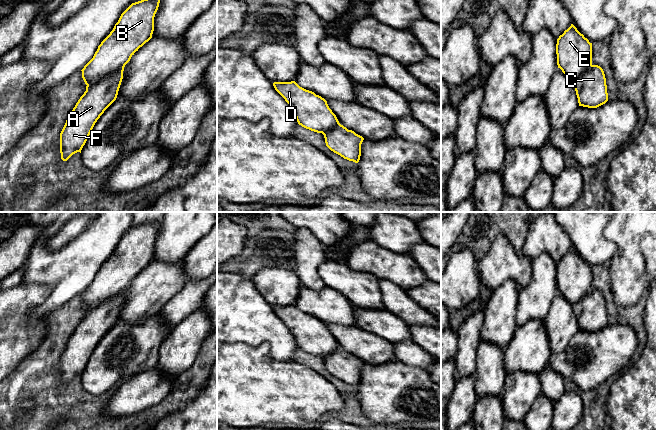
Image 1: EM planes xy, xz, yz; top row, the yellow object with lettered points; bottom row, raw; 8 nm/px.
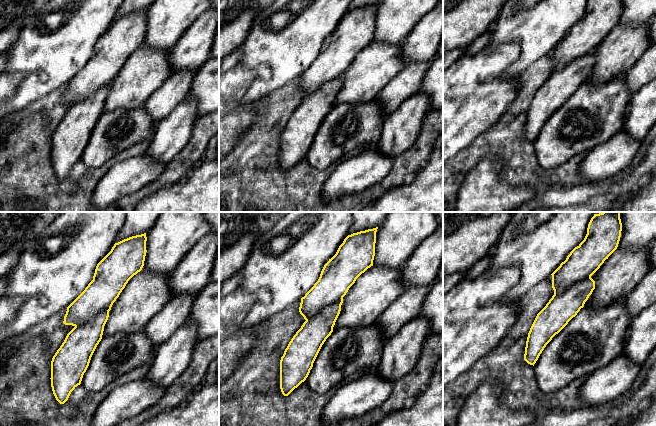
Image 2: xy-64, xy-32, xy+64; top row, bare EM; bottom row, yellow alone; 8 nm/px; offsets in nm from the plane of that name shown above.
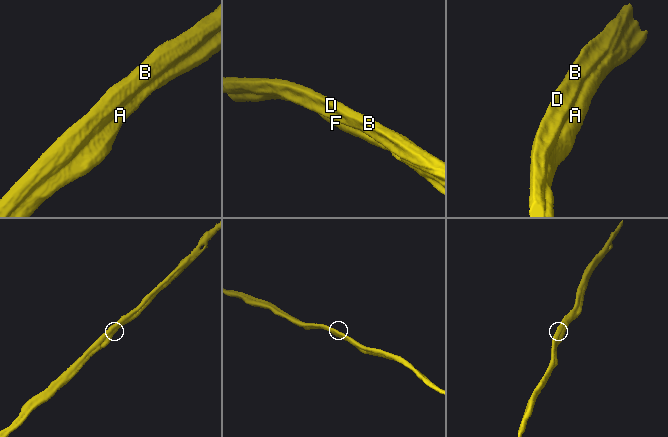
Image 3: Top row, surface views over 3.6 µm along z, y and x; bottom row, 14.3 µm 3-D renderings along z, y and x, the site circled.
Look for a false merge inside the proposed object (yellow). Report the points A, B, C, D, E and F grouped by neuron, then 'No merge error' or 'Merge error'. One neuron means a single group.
Groups: A C F / B D E. Merge error

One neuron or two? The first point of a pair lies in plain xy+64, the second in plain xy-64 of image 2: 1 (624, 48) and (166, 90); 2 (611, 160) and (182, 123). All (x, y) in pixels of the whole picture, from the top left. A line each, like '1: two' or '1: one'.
1: two
2: two

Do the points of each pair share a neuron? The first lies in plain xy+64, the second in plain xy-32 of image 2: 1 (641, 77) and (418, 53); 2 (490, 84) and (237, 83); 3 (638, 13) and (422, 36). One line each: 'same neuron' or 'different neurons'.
1: different neurons
2: same neuron
3: different neurons

